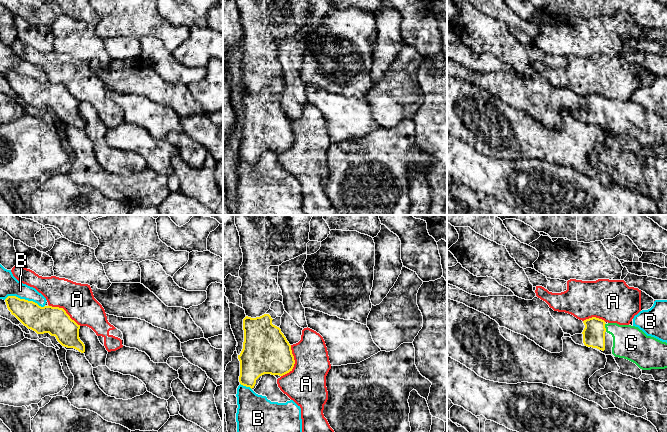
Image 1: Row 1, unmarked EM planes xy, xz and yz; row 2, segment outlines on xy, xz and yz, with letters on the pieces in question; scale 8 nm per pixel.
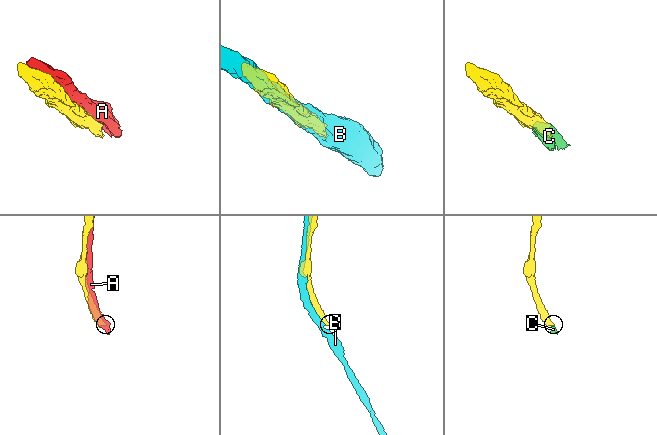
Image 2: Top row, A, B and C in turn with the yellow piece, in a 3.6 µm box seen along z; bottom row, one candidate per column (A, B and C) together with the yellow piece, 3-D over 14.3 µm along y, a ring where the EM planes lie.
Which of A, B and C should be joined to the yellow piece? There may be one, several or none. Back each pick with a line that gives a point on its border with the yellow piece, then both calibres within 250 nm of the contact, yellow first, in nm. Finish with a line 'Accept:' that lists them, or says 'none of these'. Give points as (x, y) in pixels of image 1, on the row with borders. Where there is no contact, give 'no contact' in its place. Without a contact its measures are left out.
C: meets yellow in yz at (604, 327); 180 nm thick on the yellow side, 280 nm on the other
Accept: C

